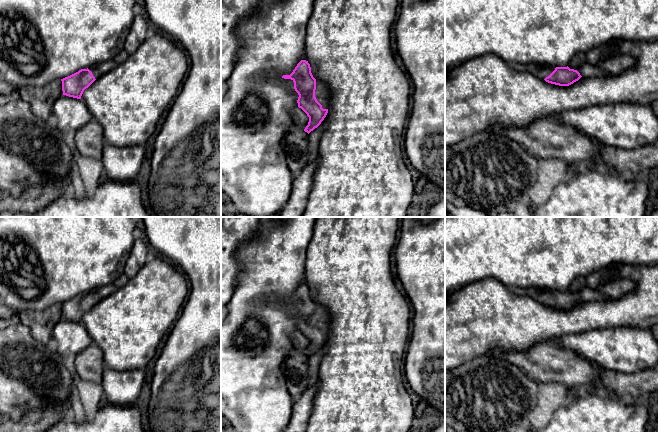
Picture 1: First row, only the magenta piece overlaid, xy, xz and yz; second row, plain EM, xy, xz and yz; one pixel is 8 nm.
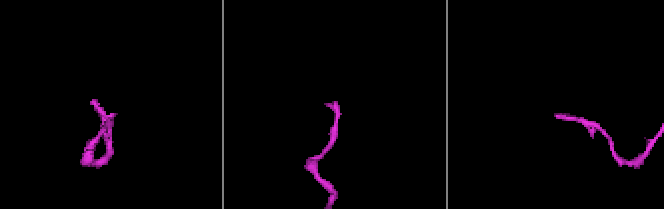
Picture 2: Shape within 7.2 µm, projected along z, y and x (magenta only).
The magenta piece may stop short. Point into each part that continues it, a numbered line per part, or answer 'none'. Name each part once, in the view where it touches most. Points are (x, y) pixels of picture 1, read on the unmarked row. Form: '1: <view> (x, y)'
1: xz (322, 317)

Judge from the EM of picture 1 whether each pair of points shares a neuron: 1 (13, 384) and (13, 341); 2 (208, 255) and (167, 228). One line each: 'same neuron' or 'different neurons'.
1: same neuron
2: same neuron

